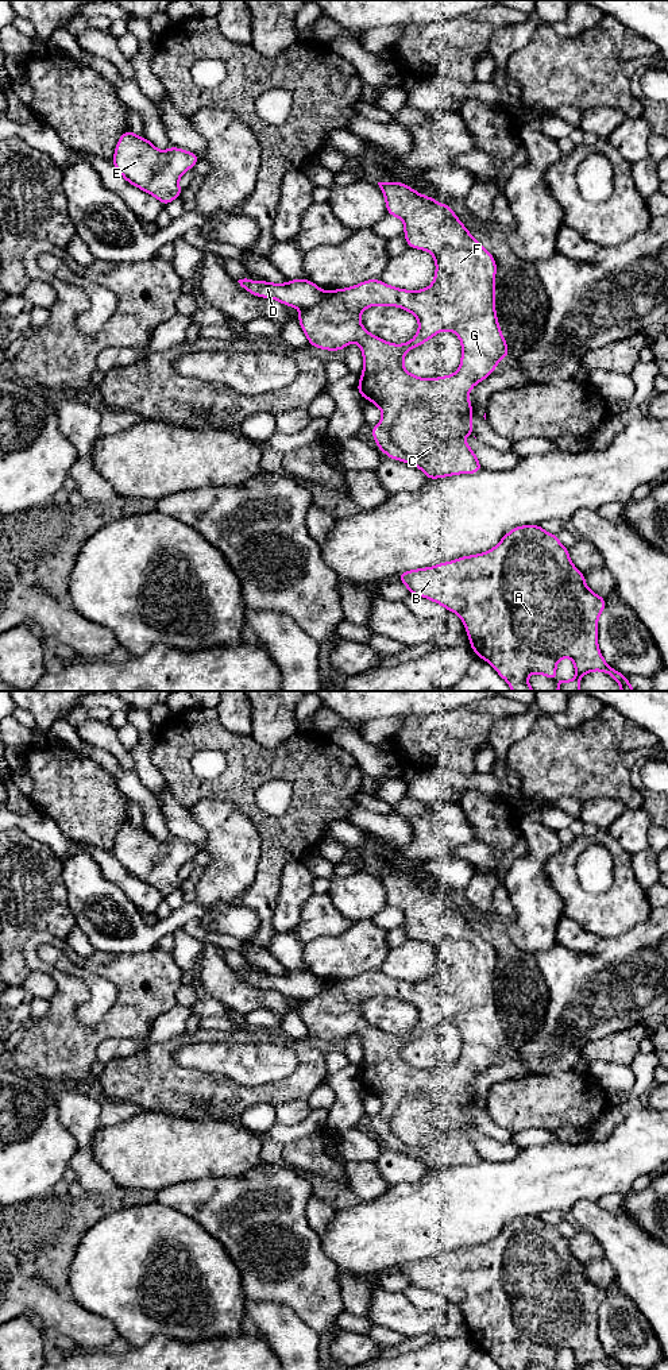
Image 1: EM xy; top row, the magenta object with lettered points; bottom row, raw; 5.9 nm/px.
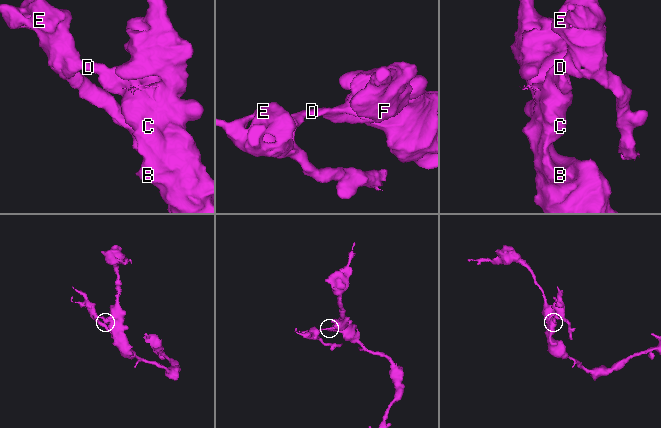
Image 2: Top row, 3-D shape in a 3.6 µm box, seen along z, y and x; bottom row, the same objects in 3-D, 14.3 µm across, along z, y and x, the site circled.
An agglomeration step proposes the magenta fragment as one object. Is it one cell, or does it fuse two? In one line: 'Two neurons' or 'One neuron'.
Two neurons

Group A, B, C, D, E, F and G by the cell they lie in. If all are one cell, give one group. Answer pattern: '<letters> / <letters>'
A B C F G / D E

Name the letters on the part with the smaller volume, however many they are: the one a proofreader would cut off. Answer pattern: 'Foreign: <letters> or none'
Foreign: D, E

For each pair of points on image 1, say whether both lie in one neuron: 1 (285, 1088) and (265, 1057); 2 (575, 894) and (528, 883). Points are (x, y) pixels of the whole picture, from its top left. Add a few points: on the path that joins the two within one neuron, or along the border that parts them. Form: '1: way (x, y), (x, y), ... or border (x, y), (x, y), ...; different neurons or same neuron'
1: border (297, 1054), (297, 1066), (288, 1076), (250, 1087); different neurons
2: border (549, 857), (544, 873), (562, 902), (564, 915); different neurons

